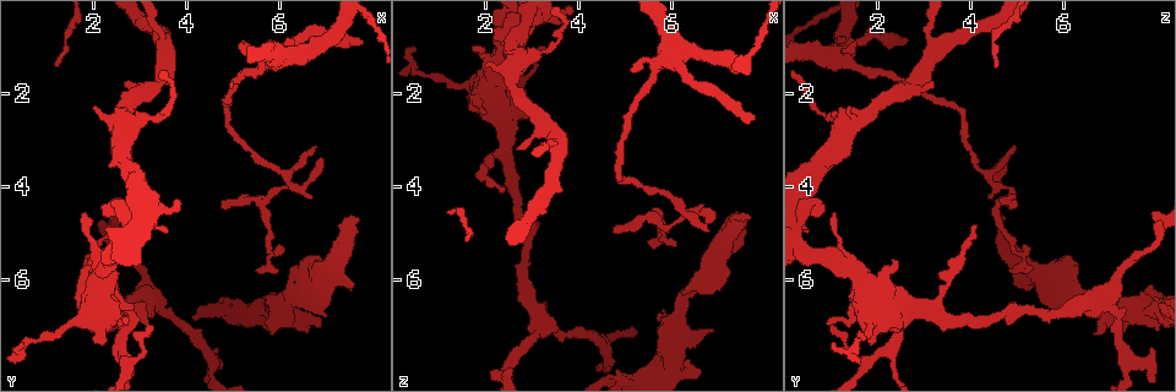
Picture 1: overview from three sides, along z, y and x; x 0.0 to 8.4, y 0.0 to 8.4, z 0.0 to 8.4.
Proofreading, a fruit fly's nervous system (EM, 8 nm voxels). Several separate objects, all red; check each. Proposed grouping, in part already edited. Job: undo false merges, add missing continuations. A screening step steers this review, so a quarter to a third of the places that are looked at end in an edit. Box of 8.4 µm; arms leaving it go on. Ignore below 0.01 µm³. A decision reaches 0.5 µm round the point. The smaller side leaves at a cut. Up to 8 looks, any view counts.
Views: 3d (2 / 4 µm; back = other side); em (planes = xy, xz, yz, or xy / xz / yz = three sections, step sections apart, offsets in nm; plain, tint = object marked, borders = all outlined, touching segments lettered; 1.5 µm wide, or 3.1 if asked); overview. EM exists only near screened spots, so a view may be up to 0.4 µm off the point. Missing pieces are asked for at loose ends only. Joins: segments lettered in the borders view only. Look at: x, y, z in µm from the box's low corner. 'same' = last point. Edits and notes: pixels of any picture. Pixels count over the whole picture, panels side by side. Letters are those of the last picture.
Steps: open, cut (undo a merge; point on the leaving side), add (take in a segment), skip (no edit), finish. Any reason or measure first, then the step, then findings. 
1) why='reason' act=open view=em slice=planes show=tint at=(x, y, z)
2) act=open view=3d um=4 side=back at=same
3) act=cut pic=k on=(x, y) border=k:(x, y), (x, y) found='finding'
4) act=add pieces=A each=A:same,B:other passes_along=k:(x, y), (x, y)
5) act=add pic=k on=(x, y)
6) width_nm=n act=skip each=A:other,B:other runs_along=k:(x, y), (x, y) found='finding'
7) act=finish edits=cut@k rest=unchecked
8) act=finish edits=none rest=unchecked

why='free end' act=open view=3d um=2 at=(2.95, 6.95, 2.50)

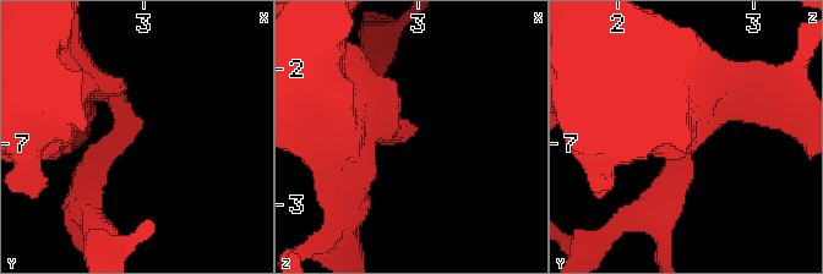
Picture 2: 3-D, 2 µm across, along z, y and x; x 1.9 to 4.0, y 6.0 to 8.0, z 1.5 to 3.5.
act=open view=em slice=planes show=borders at=(2.94, 6.94, 2.46)

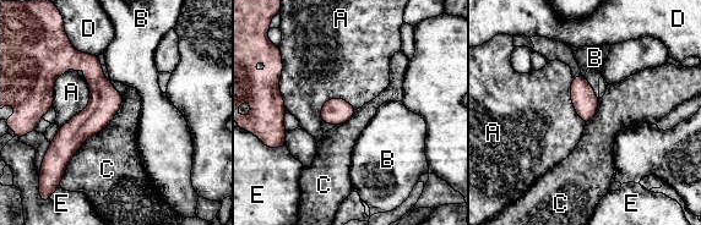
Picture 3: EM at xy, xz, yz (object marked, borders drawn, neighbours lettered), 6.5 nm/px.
act=skip each=A:other,B:other,C:other,D:other,E:other runs_along=3:(119, 97), (82, 65), (64, 65), (42, 105) found='none of them fits'

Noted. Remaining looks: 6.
why='thick end' act=open view=3d um=4 at=(6.30, 6.20, 7.85)

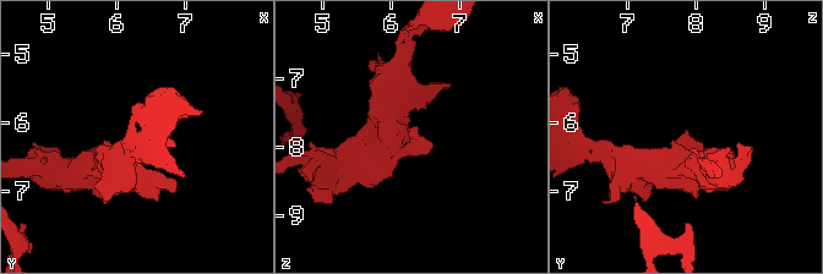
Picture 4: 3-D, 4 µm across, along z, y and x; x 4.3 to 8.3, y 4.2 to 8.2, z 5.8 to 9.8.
why='now the EM' act=open view=em slice=xz step=4 show=tint at=(6.30, 6.15, 7.80)

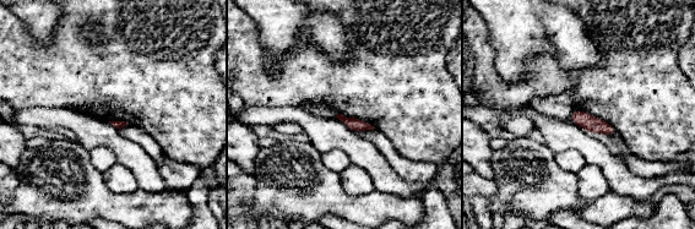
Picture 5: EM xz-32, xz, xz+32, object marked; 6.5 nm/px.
why='another direction' act=open view=em slice=yz step=8 show=borders at=same

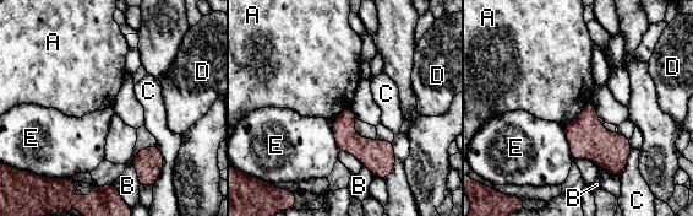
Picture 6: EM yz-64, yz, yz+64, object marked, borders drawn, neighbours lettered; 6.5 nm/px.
longest_contact=C:260nm act=skip each=A:other,B:other,C:other,D:other,E:other found='no lettered segment goes on from it'

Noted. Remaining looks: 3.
why='free end' act=open view=em slice=planes show=borders at=(7.55, 4.65, 4.75)

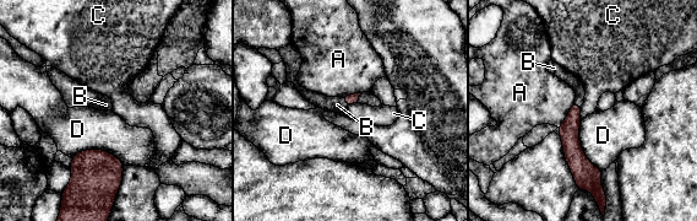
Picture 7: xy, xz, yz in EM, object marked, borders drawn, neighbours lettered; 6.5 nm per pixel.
act=add pieces=B each=A:other,B:same,C:other,D:other found='the neuron continues'

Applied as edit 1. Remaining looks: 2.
why='redraw' act=open view=overview

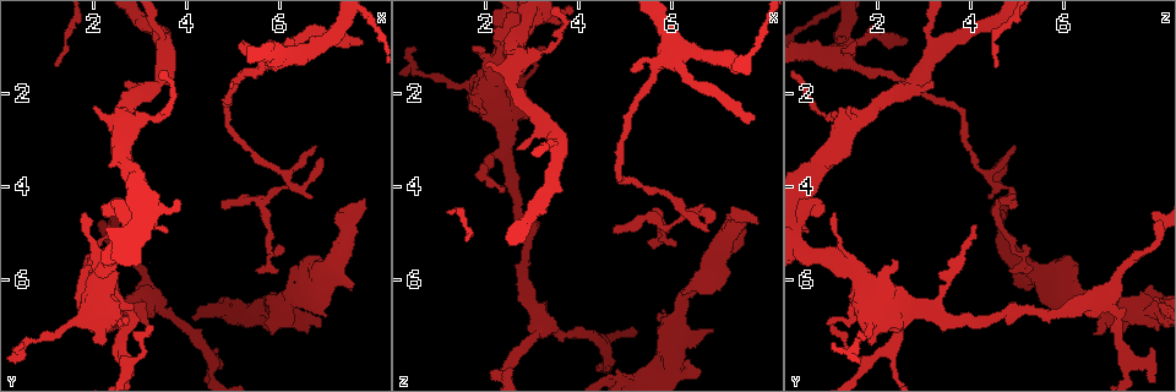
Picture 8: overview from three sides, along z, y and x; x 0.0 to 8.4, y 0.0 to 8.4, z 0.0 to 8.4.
why='branch stops here' act=open view=em slice=planes show=borders at=(7.75, 0.95, 2.55)

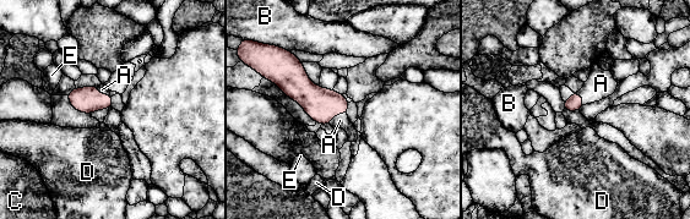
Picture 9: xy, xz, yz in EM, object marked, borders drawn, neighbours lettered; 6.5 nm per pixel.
act=add pieces=A each=A:same,B:other,C:other,D:other,E:other passes_along=9:(320, 104), (335, 113), (340, 120) found='it goes on there'

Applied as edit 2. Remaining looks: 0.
act=finish edits=add@7,add@9 rest=unchecked

